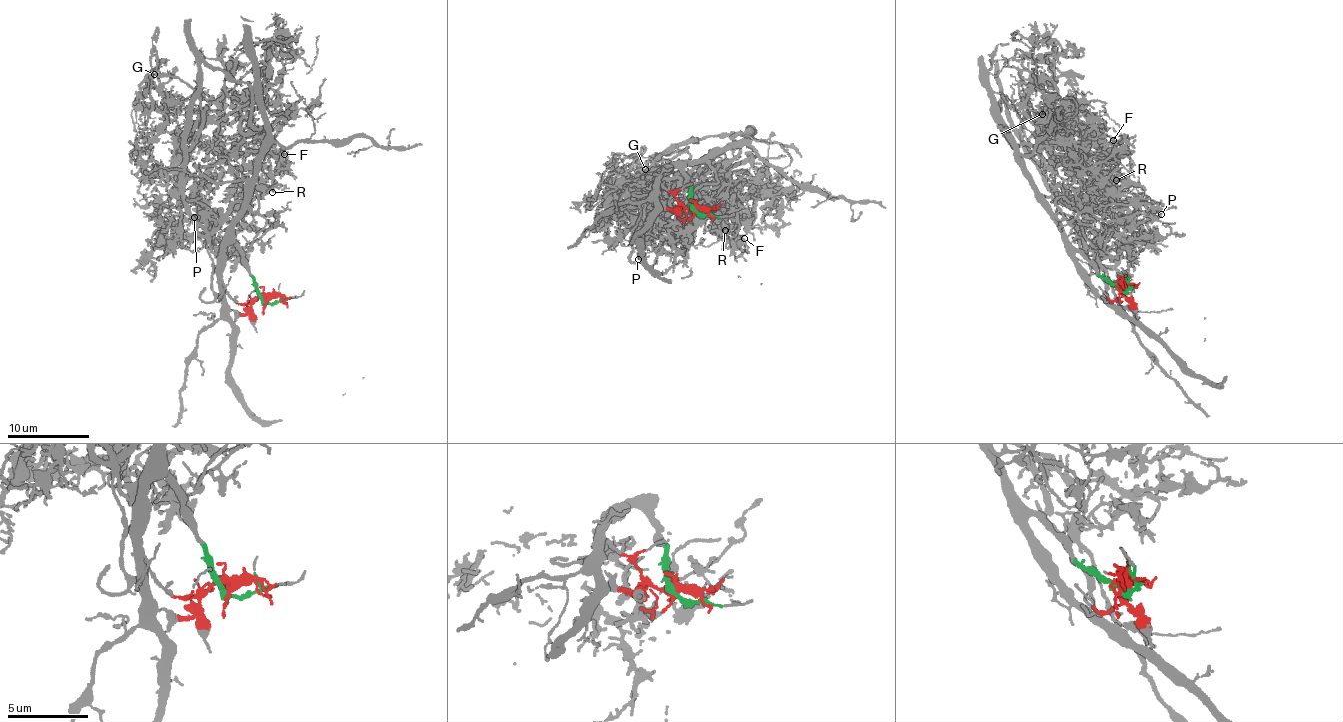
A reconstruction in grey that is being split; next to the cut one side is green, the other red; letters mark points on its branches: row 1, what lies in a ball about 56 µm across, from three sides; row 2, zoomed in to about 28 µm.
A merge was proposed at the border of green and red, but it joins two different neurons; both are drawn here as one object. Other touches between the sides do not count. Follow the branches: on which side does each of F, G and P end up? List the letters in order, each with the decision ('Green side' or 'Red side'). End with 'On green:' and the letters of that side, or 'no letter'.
F: Red side
G: Red side
P: Red side
On green: no letter

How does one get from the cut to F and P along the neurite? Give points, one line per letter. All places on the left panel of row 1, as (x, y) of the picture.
F: (264, 296), (244, 305), (227, 292), (187, 201), (193, 188), (205, 186), (211, 165), (234, 147), (285, 154)
P: (264, 296), (244, 305), (227, 292), (203, 228), (210, 212), (202, 209), (193, 217), (198, 222), (194, 216)

